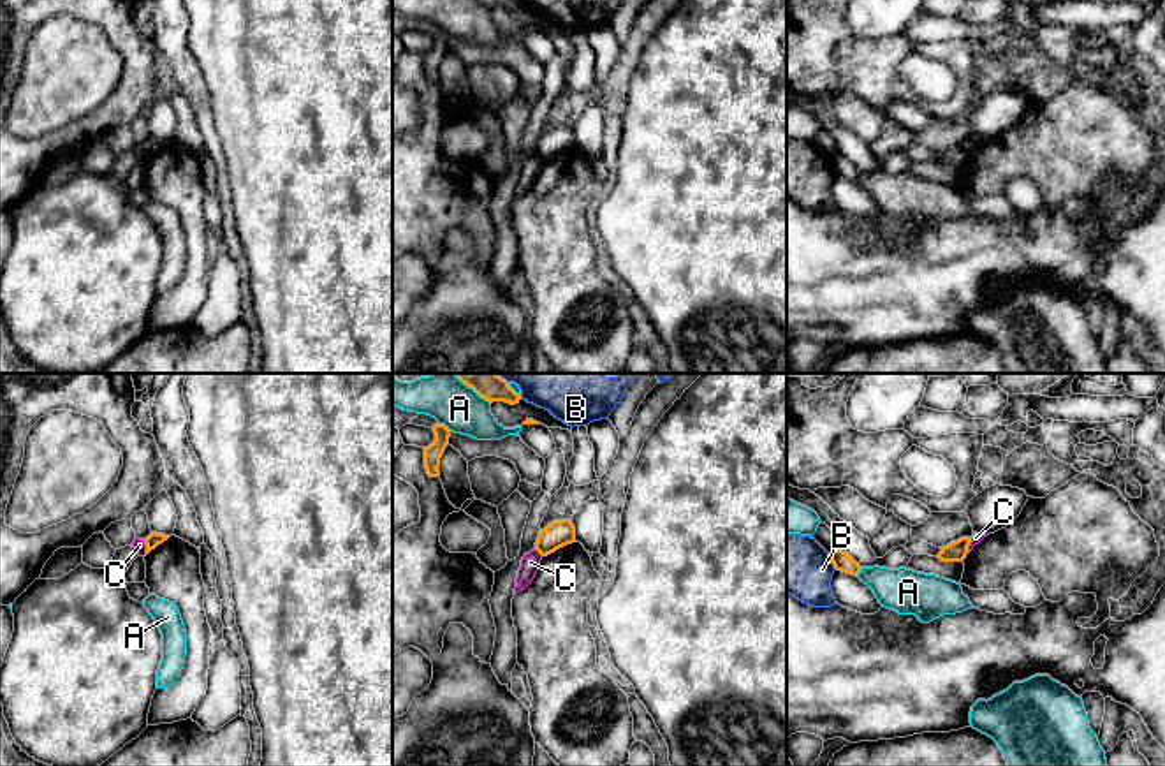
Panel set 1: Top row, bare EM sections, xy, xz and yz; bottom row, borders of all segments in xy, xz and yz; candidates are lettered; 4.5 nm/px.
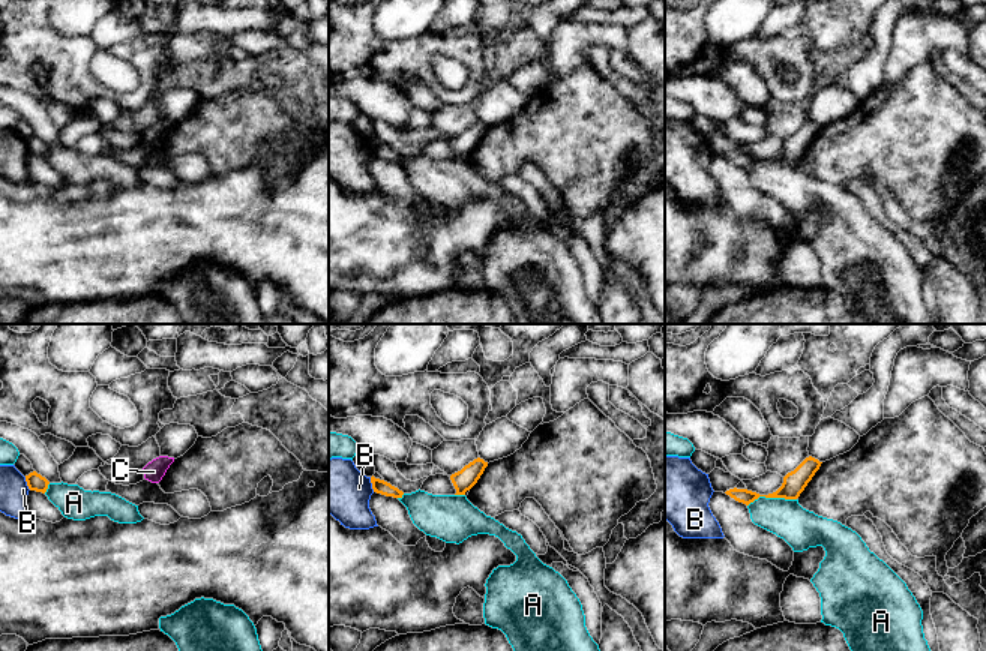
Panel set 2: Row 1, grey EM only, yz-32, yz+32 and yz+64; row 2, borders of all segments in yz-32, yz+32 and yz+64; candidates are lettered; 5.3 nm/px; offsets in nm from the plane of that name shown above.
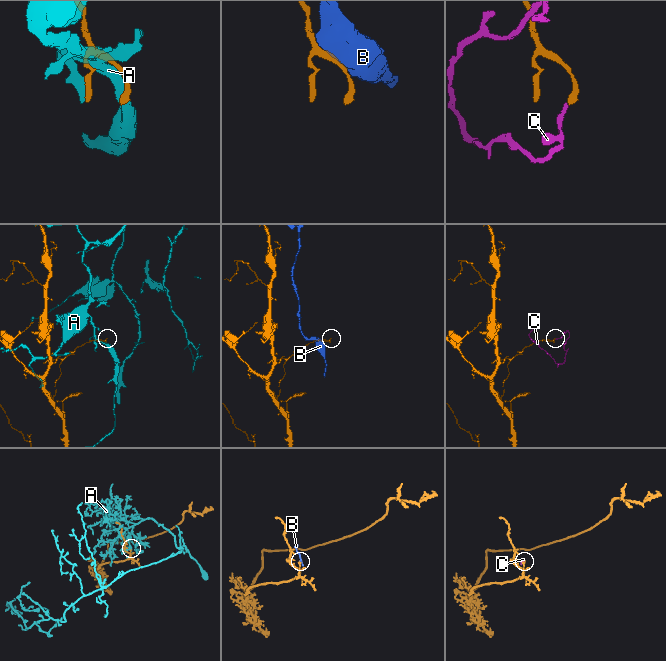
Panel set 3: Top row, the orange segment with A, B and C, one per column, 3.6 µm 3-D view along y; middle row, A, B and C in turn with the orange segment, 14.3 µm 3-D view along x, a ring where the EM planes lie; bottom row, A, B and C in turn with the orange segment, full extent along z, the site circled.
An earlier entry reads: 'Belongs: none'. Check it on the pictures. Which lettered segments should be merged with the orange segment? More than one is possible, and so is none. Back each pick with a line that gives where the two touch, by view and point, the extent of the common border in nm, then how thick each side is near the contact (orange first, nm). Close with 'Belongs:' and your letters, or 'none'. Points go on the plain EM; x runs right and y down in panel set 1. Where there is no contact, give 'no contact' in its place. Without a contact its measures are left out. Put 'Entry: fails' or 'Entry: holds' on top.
Entry: holds
Belongs: none

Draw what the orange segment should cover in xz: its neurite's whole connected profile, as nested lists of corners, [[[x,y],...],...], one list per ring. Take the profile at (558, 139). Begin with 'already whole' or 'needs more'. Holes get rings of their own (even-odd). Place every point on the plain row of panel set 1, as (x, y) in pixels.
already whole; [[[560,125],[547,130],[544,136],[539,137],[535,155],[547,162],[556,155],[575,148],[575,132],[572,125]]]

